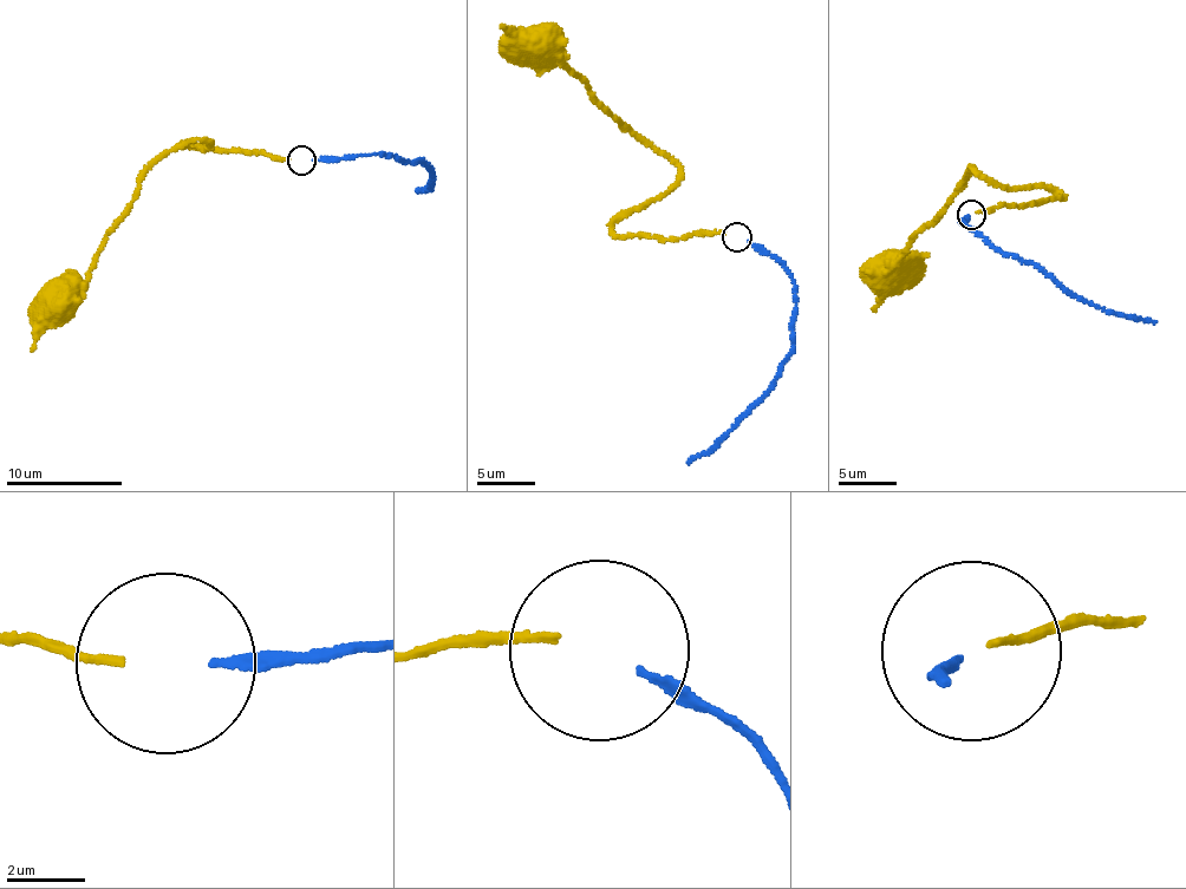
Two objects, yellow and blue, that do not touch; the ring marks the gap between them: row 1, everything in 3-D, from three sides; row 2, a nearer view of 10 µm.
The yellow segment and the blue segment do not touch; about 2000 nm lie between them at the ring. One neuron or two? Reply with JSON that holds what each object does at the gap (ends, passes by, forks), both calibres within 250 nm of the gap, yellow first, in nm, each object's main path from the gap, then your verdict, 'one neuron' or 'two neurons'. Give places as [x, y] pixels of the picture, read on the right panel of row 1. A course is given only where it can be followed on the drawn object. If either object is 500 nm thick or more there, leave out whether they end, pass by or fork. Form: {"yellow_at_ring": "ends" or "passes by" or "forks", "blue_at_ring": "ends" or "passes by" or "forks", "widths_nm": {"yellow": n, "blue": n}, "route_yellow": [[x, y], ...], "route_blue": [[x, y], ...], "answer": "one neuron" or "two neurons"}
{"yellow_at_ring": "ends", "blue_at_ring": "ends", "widths_nm": {"yellow": 180, "blue": 190}, "route_yellow": [[978, 213], [1062, 197], [1046, 187], [1005, 189], [972, 167], [964, 184], [917, 234], [888, 275]], "route_blue": [[966, 216], [959, 220], [990, 244], [1022, 257], [1099, 305], [1155, 321]], "answer": "one neuron"}

